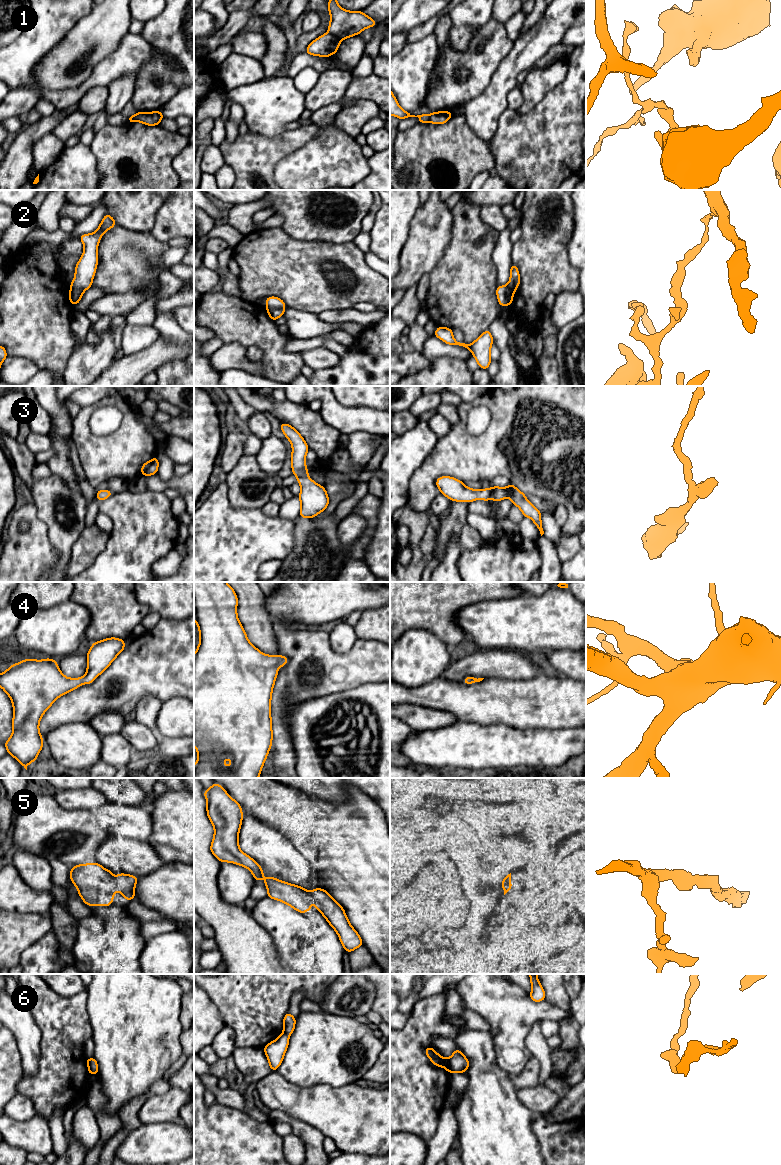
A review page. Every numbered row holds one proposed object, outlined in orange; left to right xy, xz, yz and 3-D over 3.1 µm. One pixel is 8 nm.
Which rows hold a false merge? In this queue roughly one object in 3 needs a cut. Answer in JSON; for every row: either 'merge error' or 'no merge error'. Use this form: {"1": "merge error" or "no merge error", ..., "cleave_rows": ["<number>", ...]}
{"1": "merge error", "2": "merge error", "3": "no merge error", "4": "no merge error", "5": "no merge error", "6": "merge error", "cleave_rows": ["1", "2", "6"]}

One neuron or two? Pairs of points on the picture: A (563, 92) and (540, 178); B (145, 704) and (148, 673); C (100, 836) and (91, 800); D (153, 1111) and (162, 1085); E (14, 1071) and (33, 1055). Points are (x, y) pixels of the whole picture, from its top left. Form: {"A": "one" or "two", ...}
{"A": "one", "B": "two", "C": "two", "D": "two", "E": "two"}

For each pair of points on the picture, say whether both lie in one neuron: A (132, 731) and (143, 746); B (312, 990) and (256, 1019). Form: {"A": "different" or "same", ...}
{"A": "same", "B": "same"}

